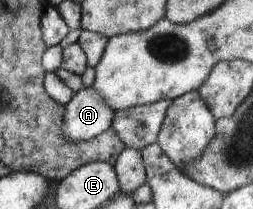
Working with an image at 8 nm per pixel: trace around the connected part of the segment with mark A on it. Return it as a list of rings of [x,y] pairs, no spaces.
[[[94,86],[75,92],[66,107],[64,129],[71,140],[93,140],[113,127],[116,111]]]

